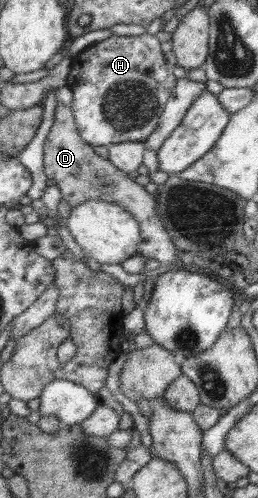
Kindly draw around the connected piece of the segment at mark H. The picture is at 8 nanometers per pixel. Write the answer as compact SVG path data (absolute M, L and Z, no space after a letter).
M148 33L133 36L119 36L112 34L112 36L101 42L87 46L81 52L71 57L71 71L67 77L67 87L69 87L69 89L73 92L73 103L71 103L71 109L73 110L73 116L77 123L77 130L79 130L79 134L81 134L81 138L92 146L109 146L115 143L123 143L124 141L145 143L149 134L151 134L153 129L155 129L155 127L159 124L165 103L167 103L169 94L171 94L175 85L176 78L163 56L161 41L159 41L155 35Z

